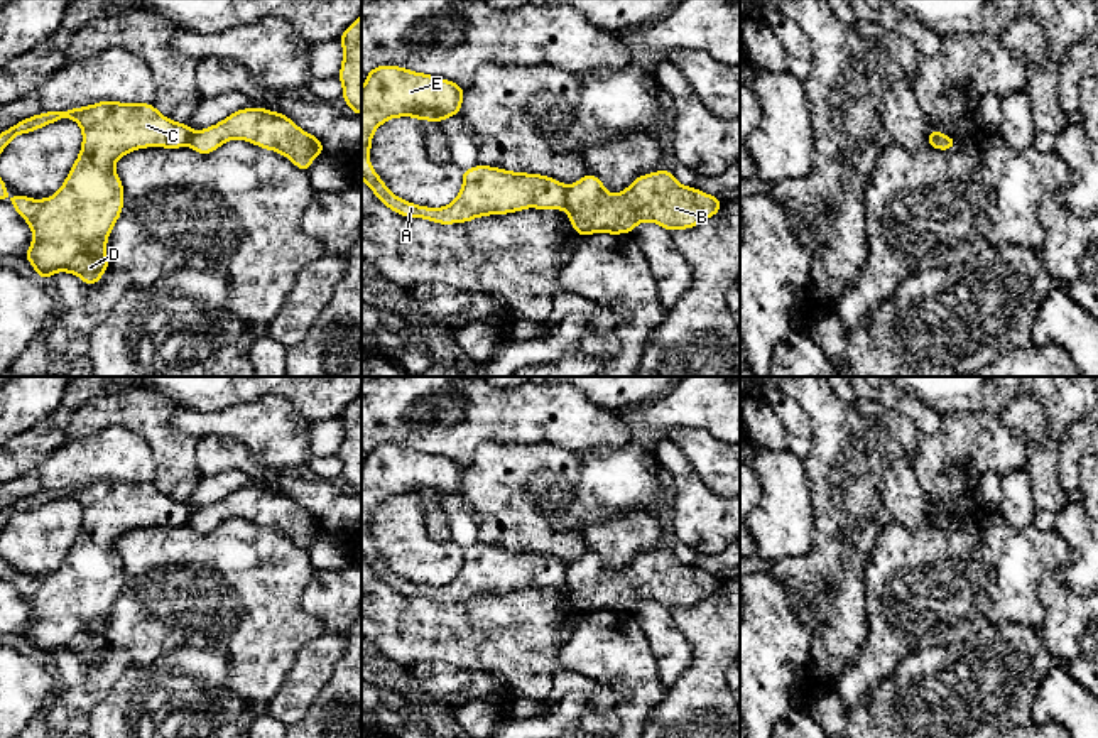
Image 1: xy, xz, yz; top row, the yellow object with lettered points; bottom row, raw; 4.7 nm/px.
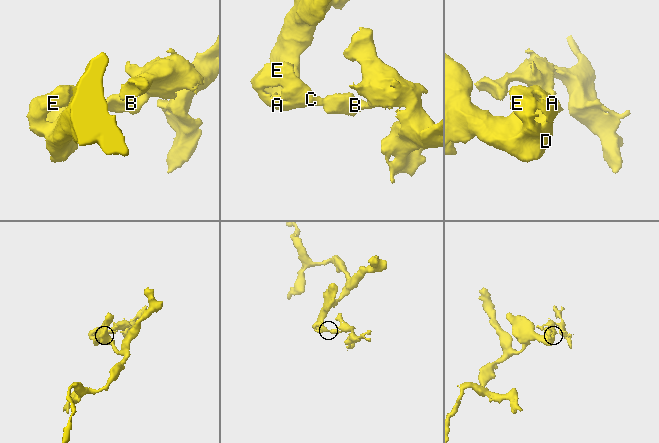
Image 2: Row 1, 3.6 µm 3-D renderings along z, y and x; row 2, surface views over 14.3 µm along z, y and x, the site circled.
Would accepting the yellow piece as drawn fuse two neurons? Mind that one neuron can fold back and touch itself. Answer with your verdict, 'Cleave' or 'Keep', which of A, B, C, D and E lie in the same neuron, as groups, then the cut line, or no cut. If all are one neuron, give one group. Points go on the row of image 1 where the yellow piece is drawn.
Cleave. Groups: A C D E / B. Split along xz (568, 186), (565, 208)

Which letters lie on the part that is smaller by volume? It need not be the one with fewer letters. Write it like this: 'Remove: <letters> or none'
Remove: B

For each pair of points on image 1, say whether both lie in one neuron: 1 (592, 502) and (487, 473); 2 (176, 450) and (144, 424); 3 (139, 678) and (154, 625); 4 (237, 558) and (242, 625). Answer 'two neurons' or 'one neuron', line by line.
1: one neuron
2: one neuron
3: two neurons
4: one neuron

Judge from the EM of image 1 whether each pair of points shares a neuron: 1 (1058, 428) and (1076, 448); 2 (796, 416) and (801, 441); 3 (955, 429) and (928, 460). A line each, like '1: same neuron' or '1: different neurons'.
1: different neurons
2: same neuron
3: same neuron

